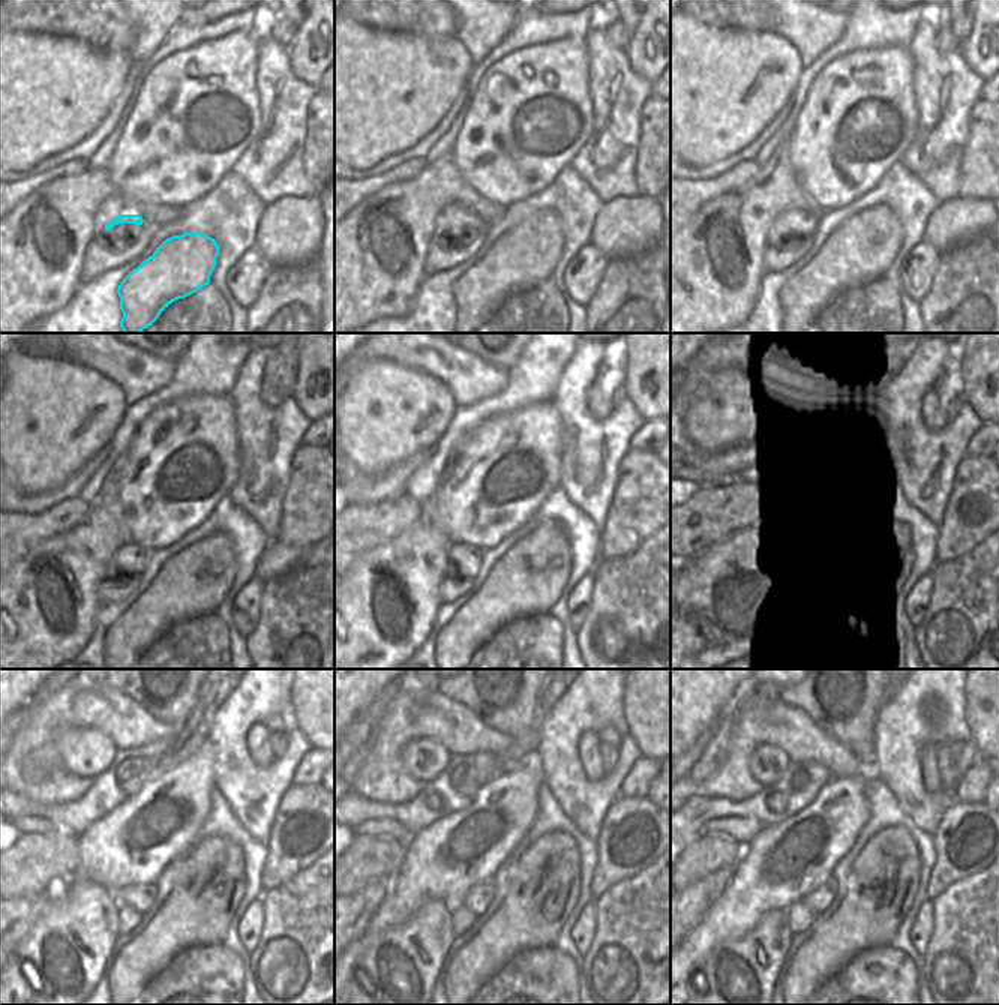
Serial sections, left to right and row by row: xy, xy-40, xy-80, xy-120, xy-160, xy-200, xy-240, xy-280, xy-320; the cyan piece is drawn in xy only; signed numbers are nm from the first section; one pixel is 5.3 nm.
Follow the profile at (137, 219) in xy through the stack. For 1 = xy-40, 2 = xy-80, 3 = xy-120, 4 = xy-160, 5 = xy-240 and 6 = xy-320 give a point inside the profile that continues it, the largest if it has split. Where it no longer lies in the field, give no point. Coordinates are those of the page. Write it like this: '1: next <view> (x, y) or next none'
1: next xy-40 (465, 219)
2: next xy-80 (803, 222)
3: next xy-120 (131, 558)
4: next xy-160 (467, 558)
5: next xy-240 (140, 896)
6: next xy-320 (819, 897)

